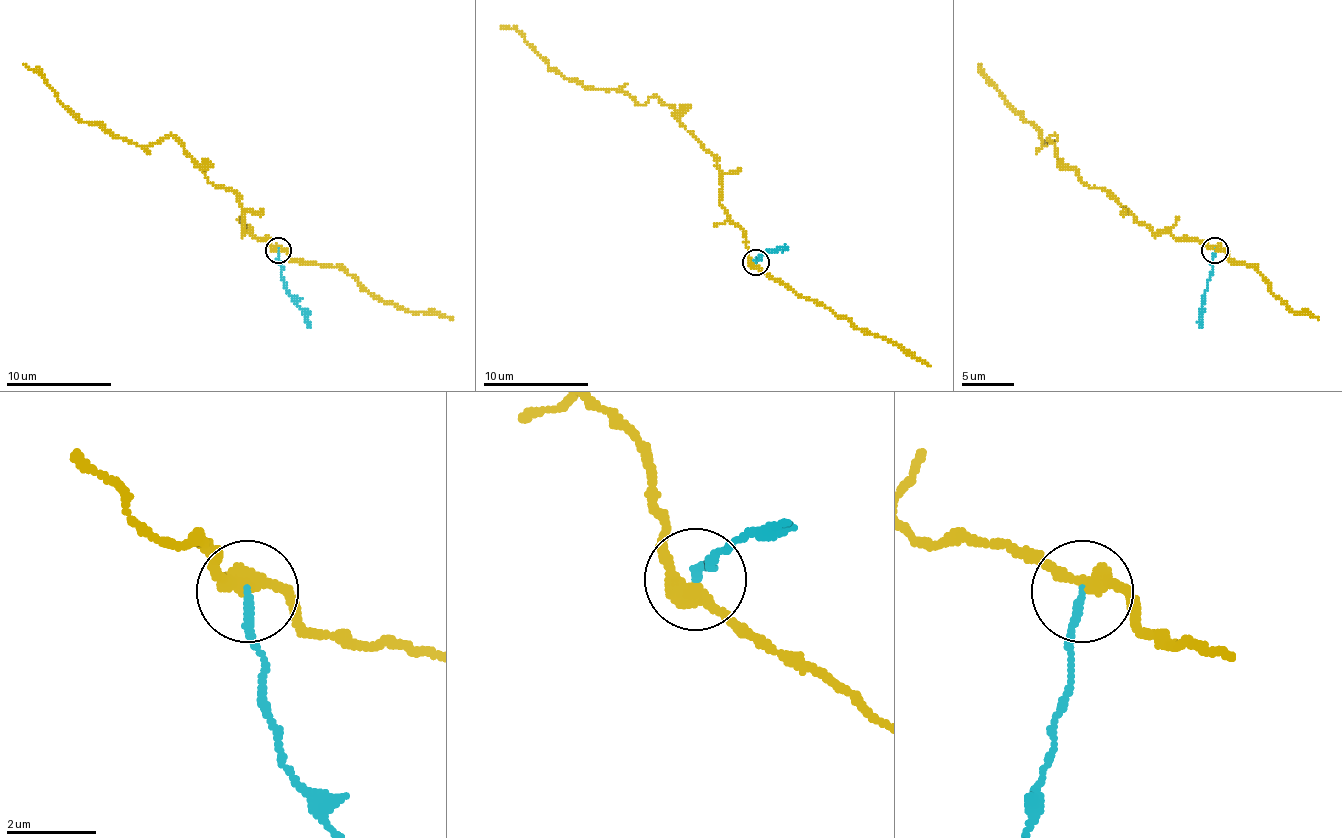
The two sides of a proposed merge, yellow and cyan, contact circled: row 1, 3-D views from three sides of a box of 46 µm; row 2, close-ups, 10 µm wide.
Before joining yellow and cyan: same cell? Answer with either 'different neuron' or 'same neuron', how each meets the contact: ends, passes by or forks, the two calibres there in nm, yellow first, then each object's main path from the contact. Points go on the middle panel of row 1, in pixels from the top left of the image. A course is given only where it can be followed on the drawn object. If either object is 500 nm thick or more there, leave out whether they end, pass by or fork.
different neuron | yellow passes by | cyan ends | 360/170 nm | yellow via (756, 263), (719, 199), (716, 160), (669, 105), (587, 89), (500, 26) | cyan via (756, 263), (767, 252), (788, 250)

